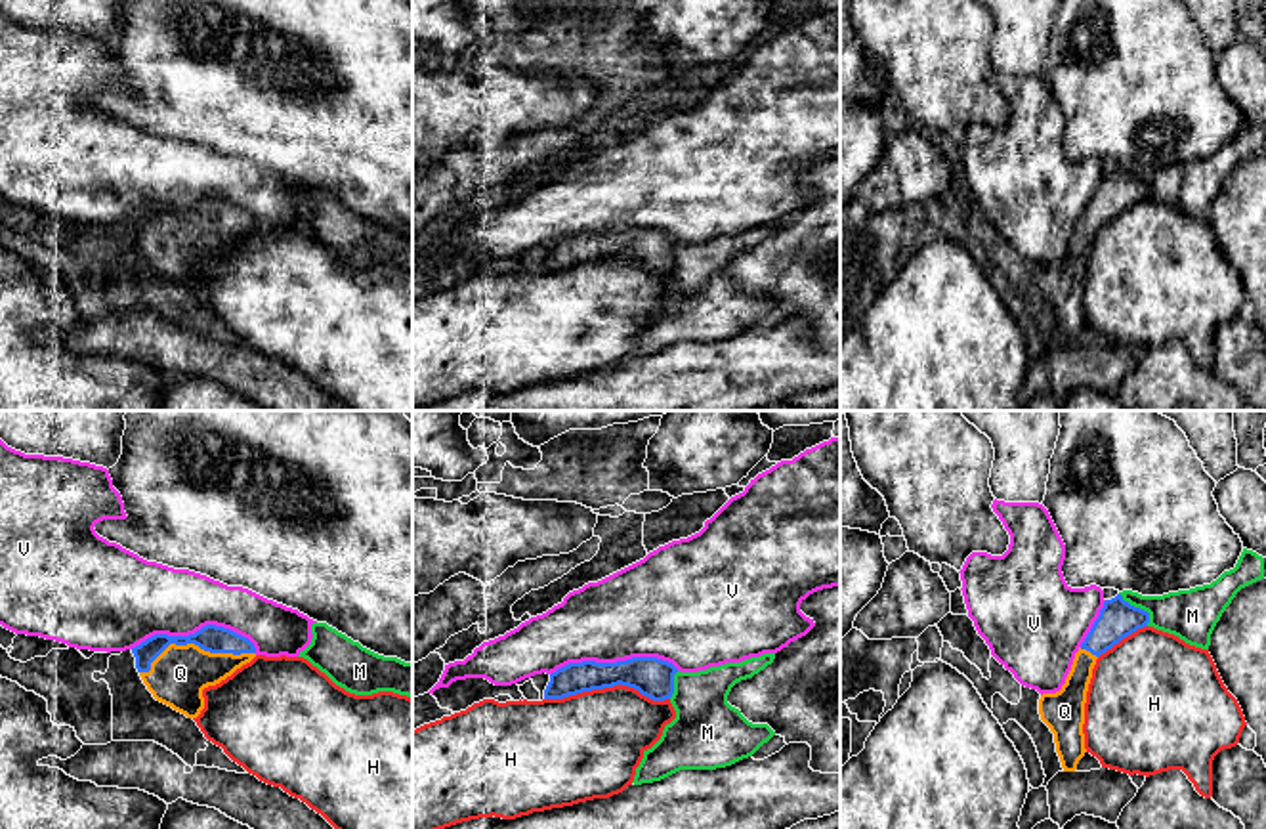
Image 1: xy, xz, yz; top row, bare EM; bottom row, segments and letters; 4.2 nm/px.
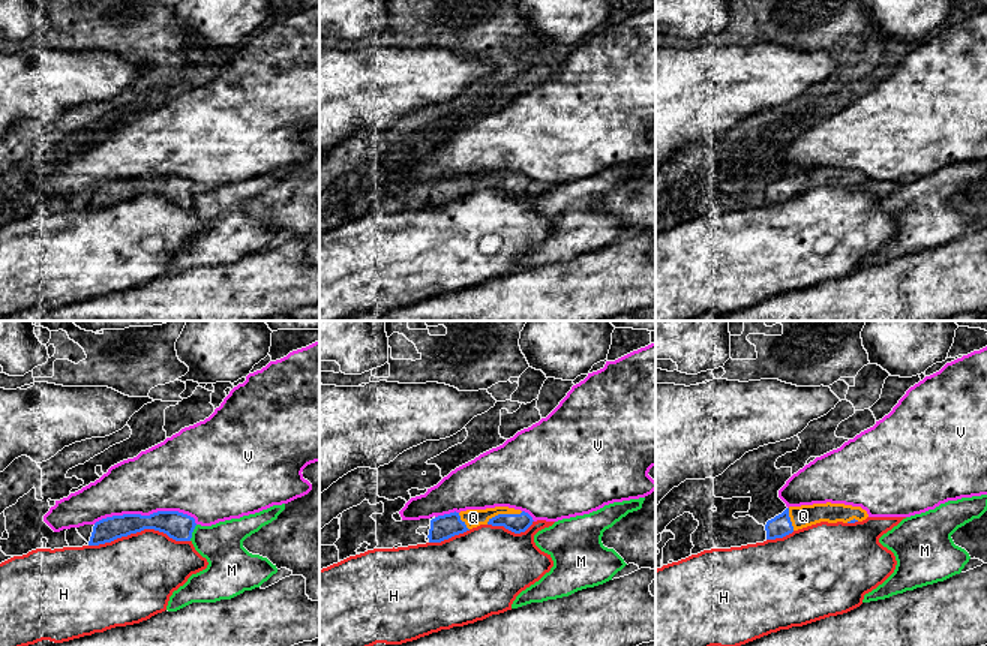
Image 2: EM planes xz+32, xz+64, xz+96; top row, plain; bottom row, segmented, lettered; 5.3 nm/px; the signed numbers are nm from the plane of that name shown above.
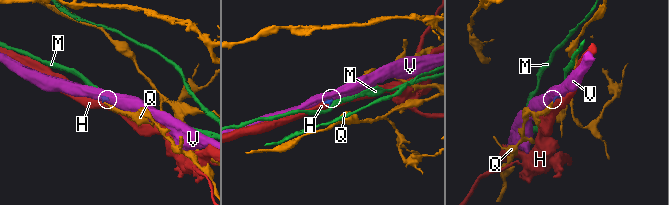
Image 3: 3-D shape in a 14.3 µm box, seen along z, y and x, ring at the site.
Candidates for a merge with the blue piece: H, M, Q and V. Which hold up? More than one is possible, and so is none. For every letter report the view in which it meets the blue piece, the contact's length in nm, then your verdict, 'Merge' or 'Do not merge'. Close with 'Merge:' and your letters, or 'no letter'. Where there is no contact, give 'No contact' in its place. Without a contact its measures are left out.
H: Touches blue in xz. Shared border 550 nm. Do not merge
M: Touches blue in yz. Shared border 190 nm. Do not merge
Q: Touches blue in xy. Shared border 500 nm. Merge
V: Touches blue in xy. Shared border 550 nm. Do not merge
Merge: Q

